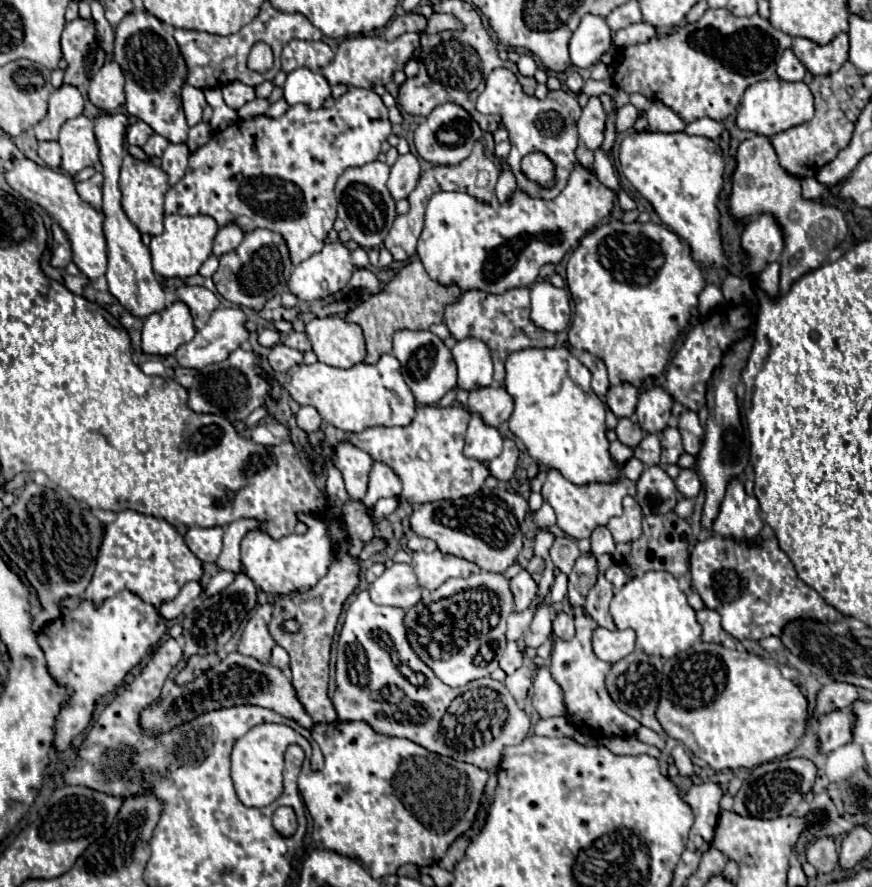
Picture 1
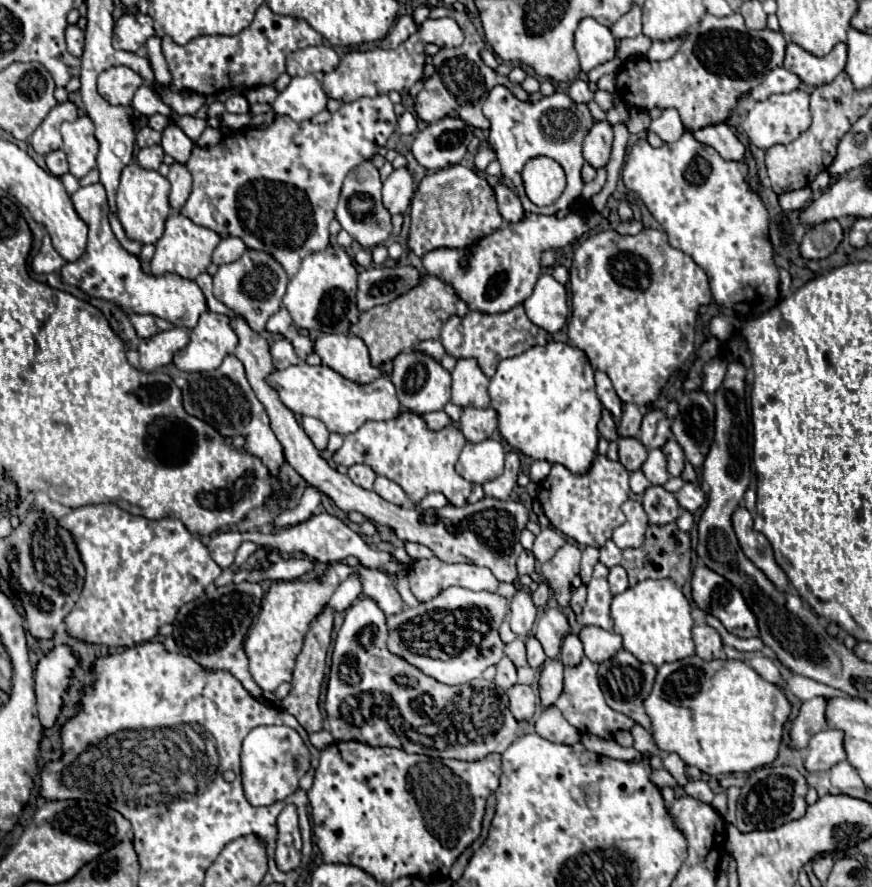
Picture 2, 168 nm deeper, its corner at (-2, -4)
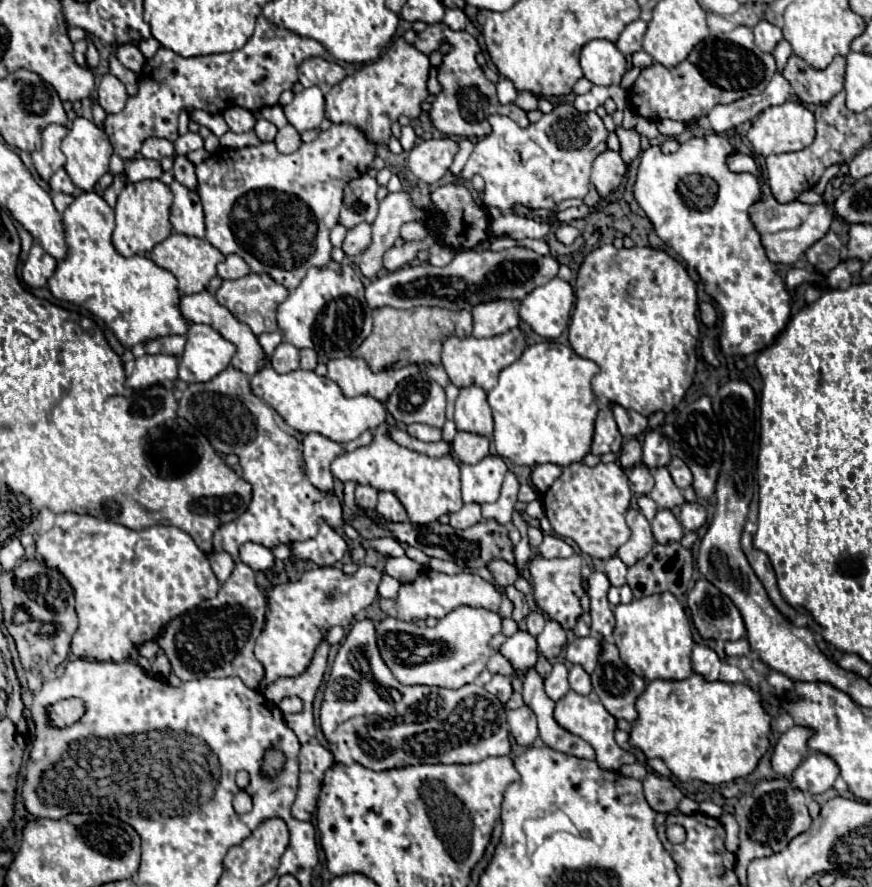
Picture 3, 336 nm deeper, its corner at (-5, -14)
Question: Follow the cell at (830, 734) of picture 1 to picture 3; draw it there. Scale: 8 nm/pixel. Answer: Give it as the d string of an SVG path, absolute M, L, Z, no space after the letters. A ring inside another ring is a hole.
M811 753L791 773L789 781L799 791L819 795L819 793L825 793L827 789L831 789L837 777L839 777L839 771L837 771L837 765L833 763L833 759L829 759L827 755L813 755Z

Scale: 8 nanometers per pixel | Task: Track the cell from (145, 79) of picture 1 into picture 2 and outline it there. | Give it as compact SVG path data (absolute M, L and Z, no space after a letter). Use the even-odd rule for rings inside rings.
M172 117L172 125L168 125L162 131L162 149L178 163L186 163L190 157L190 149L192 149L192 141L190 137L174 123L176 117Z

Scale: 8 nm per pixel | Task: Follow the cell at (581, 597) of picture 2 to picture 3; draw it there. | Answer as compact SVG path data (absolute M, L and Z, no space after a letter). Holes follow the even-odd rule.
M581 615L581 619L577 621L573 632L578 637L586 637L591 635L591 617L590 615Z

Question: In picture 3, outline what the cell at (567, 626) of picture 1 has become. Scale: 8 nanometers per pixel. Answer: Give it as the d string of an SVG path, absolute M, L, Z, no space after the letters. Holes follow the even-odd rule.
M569 667L569 683L571 683L571 689L579 695L591 693L591 679L583 671L583 667Z

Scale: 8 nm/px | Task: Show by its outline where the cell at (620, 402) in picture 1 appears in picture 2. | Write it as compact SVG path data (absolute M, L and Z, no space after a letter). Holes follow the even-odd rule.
M624 403L624 405L622 405L620 425L618 425L620 437L638 437L640 421L642 421L642 413L640 413L638 405L634 405L634 403Z

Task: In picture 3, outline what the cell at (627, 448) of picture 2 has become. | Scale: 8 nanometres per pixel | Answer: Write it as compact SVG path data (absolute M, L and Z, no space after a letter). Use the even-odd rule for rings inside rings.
M645 465L633 467L629 471L629 487L635 495L649 495L653 489L653 477L651 471Z

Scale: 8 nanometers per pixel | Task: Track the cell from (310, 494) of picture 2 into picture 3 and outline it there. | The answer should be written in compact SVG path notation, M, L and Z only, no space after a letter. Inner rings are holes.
M309 433L301 441L301 449L303 449L305 471L307 471L309 481L321 491L331 491L333 489L333 475L329 471L329 465L335 457L345 453L343 445L335 443L331 439L325 439L323 435Z

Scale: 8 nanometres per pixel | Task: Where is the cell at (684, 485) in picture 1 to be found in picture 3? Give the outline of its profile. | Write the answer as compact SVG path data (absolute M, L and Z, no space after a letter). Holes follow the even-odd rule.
M685 503L681 507L679 521L687 531L697 531L699 527L705 525L705 519L707 519L707 513L699 503Z

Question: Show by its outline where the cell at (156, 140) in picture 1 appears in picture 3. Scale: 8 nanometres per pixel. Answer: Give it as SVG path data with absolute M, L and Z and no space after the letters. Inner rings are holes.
M133 159L127 169L125 169L125 175L127 179L131 179L133 183L137 181L143 181L143 179L159 179L163 173L159 161L153 161L153 159Z

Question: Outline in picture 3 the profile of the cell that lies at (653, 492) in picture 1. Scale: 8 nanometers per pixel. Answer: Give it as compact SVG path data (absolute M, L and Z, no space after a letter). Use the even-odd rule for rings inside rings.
M659 509L655 519L651 521L653 527L653 535L657 539L657 543L671 543L671 541L681 541L683 537L683 527L677 521L677 517L667 511L667 509Z

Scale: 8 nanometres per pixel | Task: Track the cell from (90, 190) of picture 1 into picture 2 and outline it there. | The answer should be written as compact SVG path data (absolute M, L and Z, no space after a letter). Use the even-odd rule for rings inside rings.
M102 183L80 187L72 195L72 203L74 203L76 213L88 223L88 229L90 229L88 231L88 247L86 247L86 253L78 261L66 263L60 269L62 281L80 287L90 297L114 301L114 305L118 305L126 311L150 313L150 315L170 321L176 327L184 327L184 329L192 331L194 325L198 325L200 315L204 311L208 311L208 305L206 305L206 299L204 299L204 293L200 291L200 287L194 281L182 279L172 273L166 273L158 279L142 273L138 259L124 251L124 247L118 243L118 239L114 237L114 233L110 229L108 201L106 201L106 191L104 191Z

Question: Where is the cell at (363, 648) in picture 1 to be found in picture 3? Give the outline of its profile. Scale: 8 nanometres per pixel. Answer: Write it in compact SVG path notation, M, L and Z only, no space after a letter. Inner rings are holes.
M367 617L351 627L347 639L339 647L331 669L331 679L325 687L319 723L329 743L329 751L335 757L335 763L361 763L371 771L387 771L403 765L415 765L415 757L419 763L475 763L493 755L509 755L509 729L505 721L505 709L495 695L489 695L477 683L469 683L459 689L421 685L405 687L397 683L377 651L375 623ZM461 705L465 705L465 717L459 717ZM451 717L457 717L457 721L453 723ZM461 719L465 719L463 725Z

